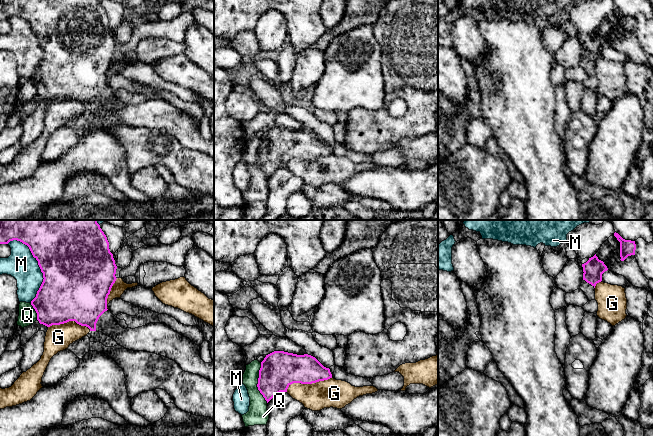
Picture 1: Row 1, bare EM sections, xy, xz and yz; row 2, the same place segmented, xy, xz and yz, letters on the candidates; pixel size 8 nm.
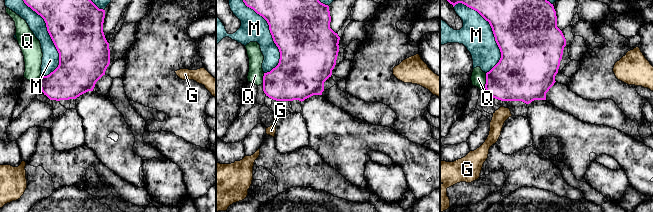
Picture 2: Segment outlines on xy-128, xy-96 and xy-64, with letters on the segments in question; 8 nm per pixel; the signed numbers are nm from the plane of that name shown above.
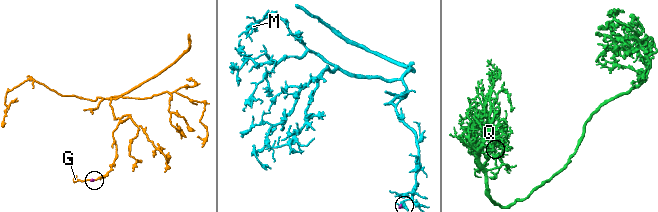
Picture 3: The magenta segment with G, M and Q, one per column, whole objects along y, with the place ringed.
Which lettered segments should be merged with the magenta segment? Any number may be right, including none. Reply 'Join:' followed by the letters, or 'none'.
Join: none

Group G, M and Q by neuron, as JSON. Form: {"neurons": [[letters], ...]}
{"neurons": [["G"], ["M"], ["Q"]]}

